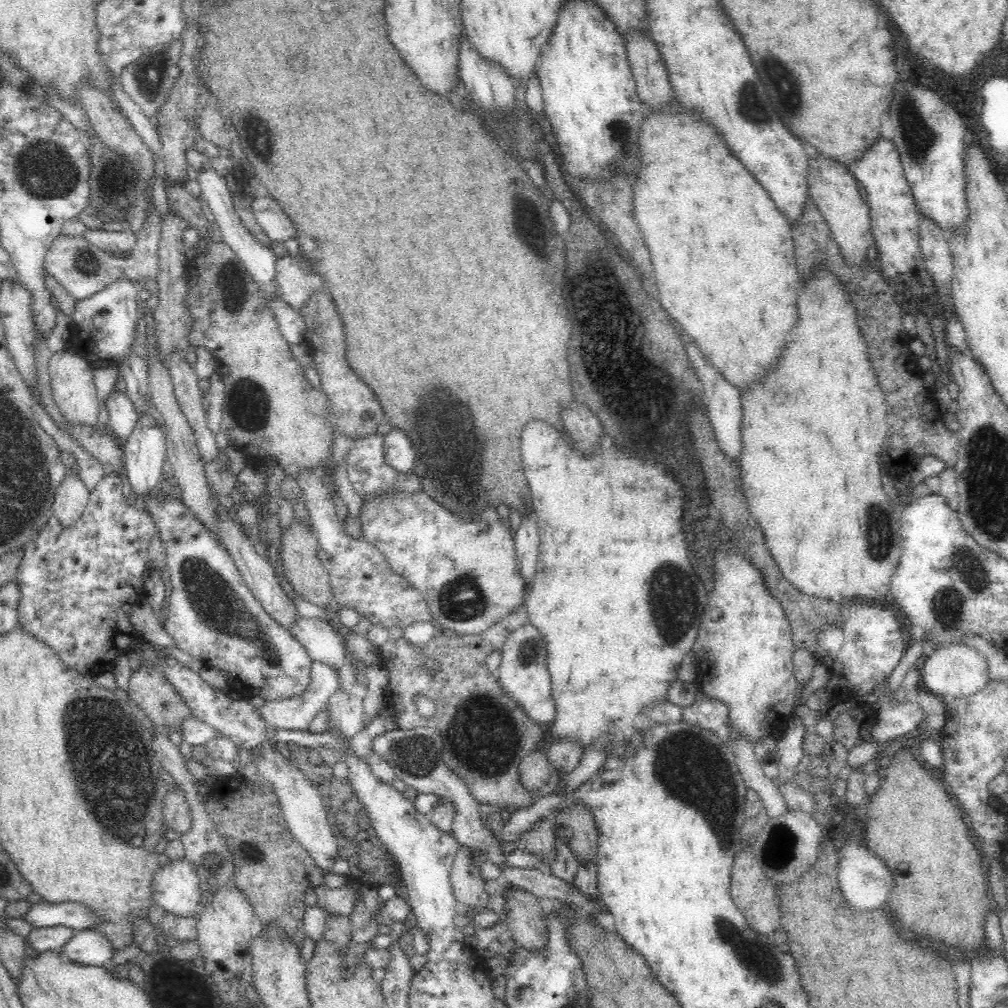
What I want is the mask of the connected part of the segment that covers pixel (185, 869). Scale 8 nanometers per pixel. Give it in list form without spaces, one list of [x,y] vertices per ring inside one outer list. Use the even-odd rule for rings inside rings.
[[[186,858],[170,861],[154,875],[151,884],[155,903],[177,918],[200,918],[203,892],[196,869]]]

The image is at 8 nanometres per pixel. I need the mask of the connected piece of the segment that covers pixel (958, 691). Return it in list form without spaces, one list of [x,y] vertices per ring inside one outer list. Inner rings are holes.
[[[966,644],[944,646],[944,648],[930,654],[930,658],[927,658],[924,662],[920,676],[924,690],[943,701],[968,698],[976,692],[982,692],[991,681],[985,656],[977,653],[974,648],[968,647]]]

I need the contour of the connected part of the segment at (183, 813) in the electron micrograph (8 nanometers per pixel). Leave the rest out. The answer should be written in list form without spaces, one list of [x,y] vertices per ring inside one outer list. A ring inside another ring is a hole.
[[[169,787],[163,808],[163,819],[166,828],[176,832],[178,837],[185,835],[191,829],[191,812],[180,787]]]

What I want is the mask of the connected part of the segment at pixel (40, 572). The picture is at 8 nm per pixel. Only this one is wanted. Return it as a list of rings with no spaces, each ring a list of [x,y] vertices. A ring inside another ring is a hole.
[[[106,473],[100,482],[89,493],[89,501],[82,513],[82,516],[69,528],[64,529],[60,525],[60,521],[50,516],[46,526],[40,529],[36,540],[29,542],[25,546],[24,556],[20,561],[18,570],[16,572],[15,581],[18,589],[20,589],[20,598],[18,598],[18,618],[17,626],[23,632],[42,640],[58,657],[64,662],[64,665],[71,668],[80,675],[98,676],[112,672],[115,666],[115,659],[120,655],[129,655],[131,649],[136,646],[141,646],[141,641],[144,640],[139,637],[139,632],[132,627],[132,623],[128,621],[128,612],[132,606],[138,605],[144,601],[146,591],[144,591],[144,574],[146,574],[146,564],[148,562],[148,544],[152,534],[157,531],[157,526],[152,520],[151,514],[142,505],[132,503],[125,485],[125,479],[119,474]]]

